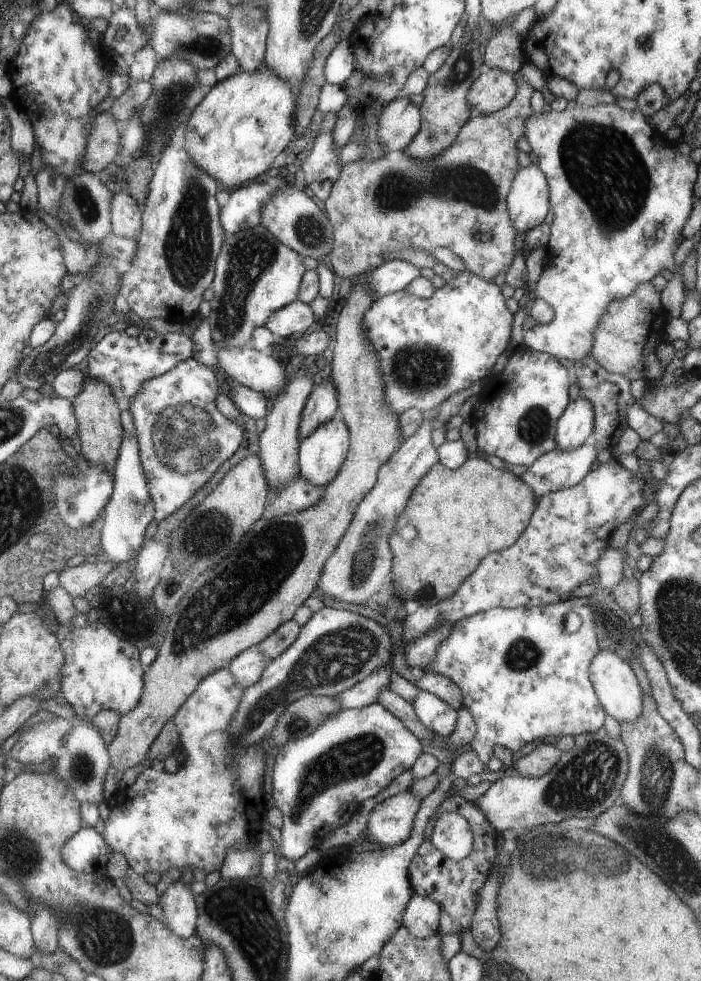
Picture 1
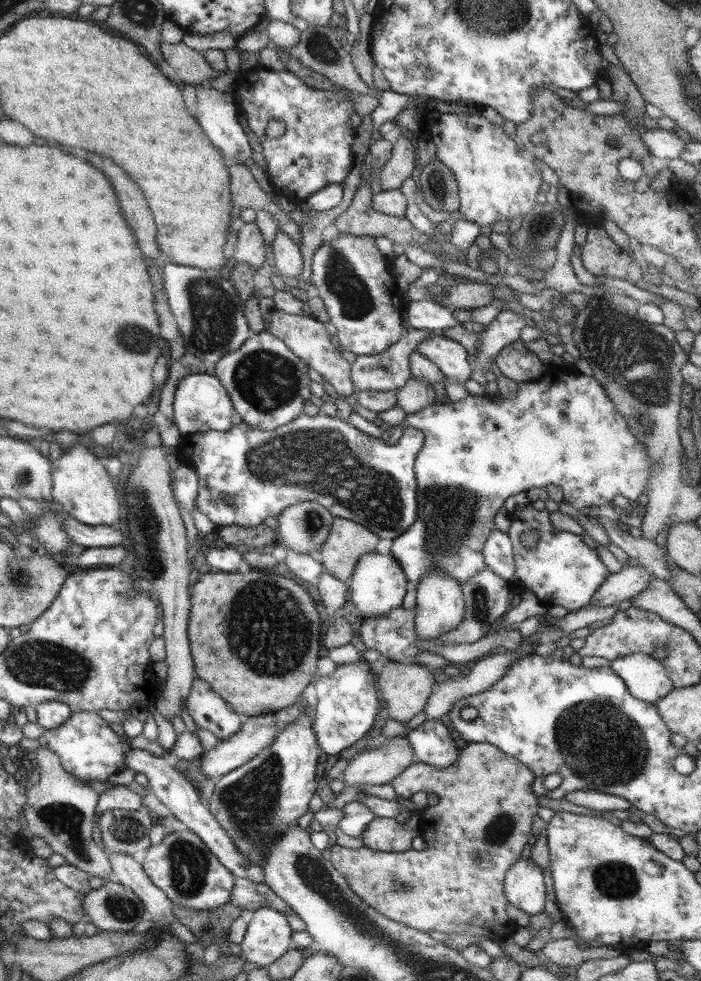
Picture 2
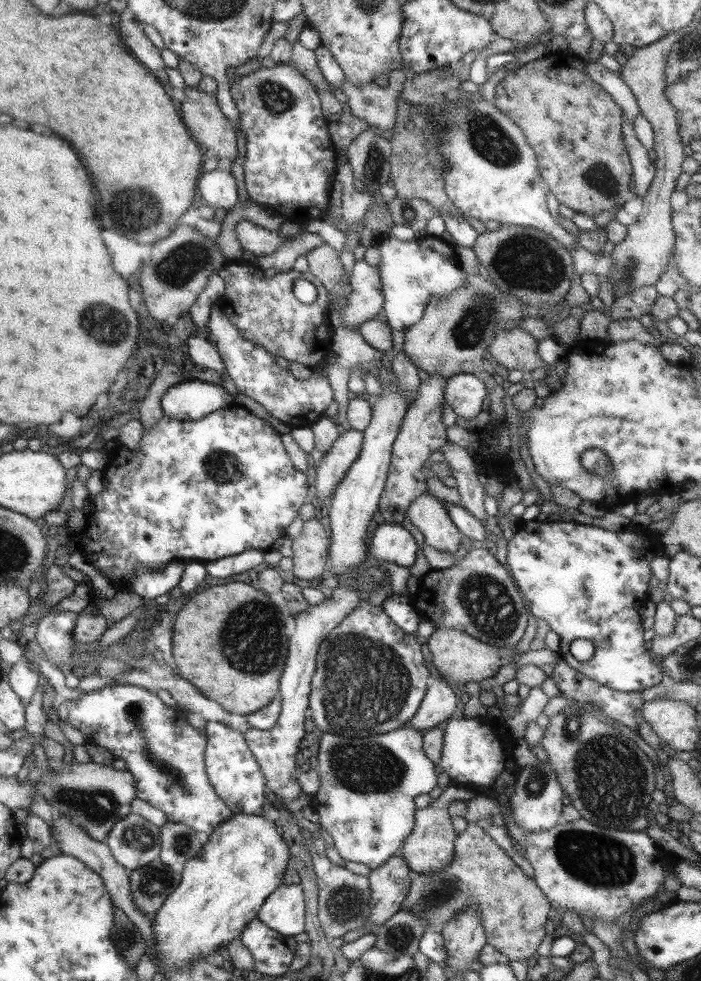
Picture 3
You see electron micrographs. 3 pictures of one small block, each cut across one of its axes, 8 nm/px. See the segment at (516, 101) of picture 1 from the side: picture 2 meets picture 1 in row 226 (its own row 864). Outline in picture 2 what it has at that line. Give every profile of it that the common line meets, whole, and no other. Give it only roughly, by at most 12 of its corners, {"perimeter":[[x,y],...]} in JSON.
{"perimeter":[[489,743],[413,761],[426,849],[335,844],[349,888],[459,952],[518,927],[502,882],[537,815],[534,774]]}

